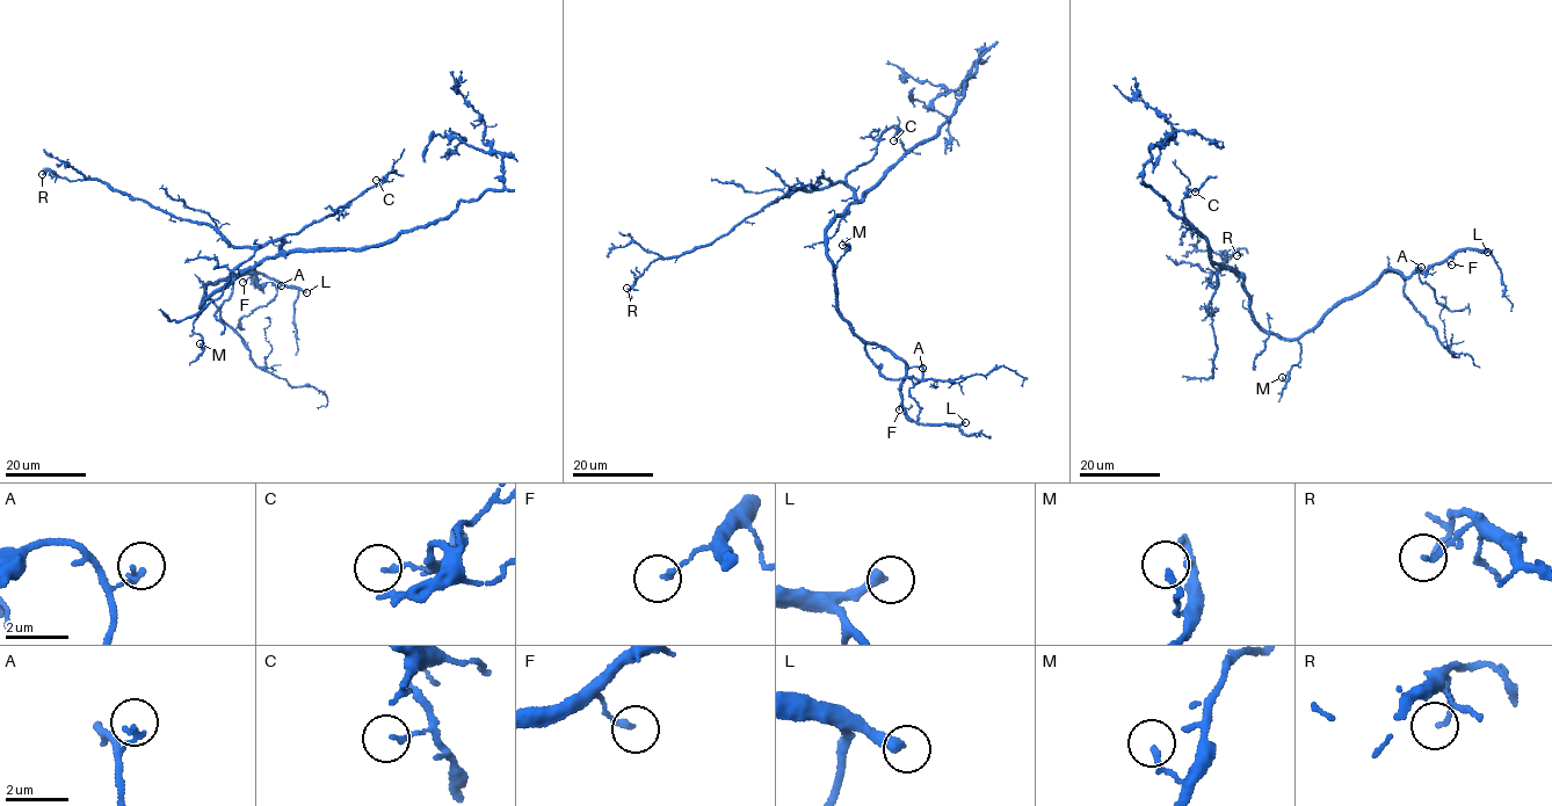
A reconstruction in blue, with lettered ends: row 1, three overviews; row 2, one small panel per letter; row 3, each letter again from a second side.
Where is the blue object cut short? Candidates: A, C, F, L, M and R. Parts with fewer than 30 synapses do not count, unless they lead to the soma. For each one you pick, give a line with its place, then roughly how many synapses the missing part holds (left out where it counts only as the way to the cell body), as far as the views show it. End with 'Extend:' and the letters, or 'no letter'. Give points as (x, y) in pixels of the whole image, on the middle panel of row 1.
L: place (965, 422); 45 synapses
Extend: L

